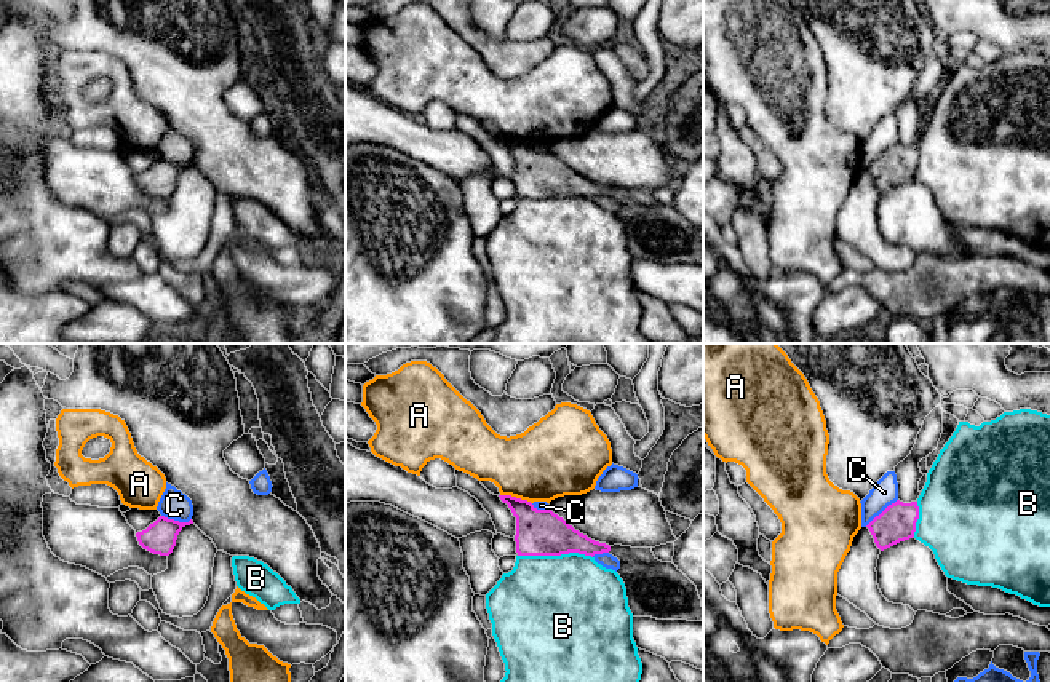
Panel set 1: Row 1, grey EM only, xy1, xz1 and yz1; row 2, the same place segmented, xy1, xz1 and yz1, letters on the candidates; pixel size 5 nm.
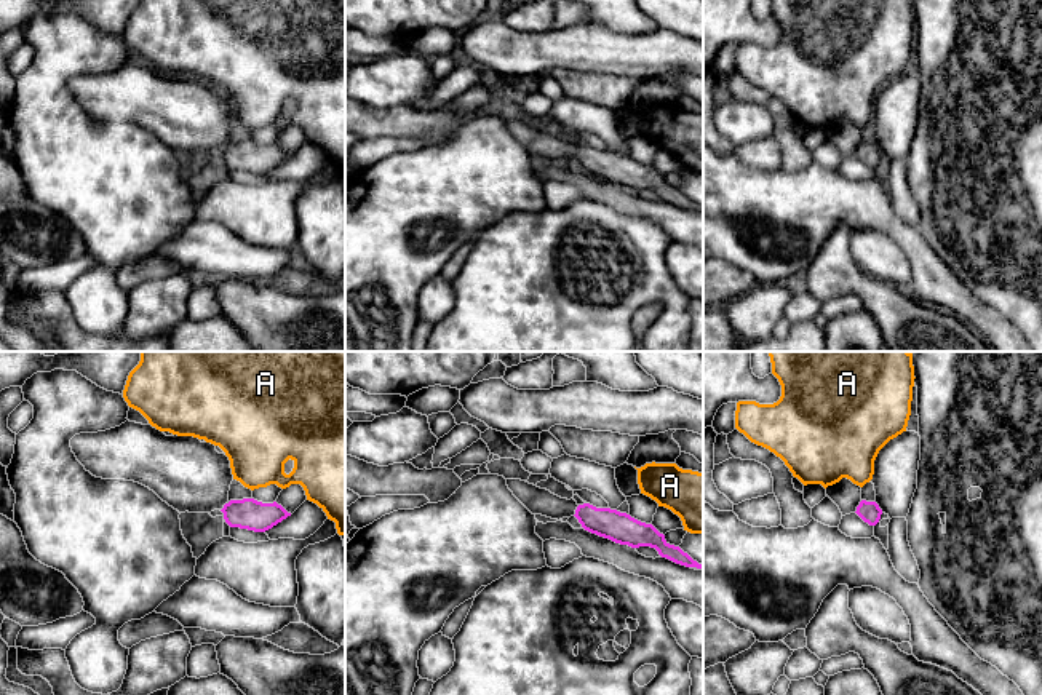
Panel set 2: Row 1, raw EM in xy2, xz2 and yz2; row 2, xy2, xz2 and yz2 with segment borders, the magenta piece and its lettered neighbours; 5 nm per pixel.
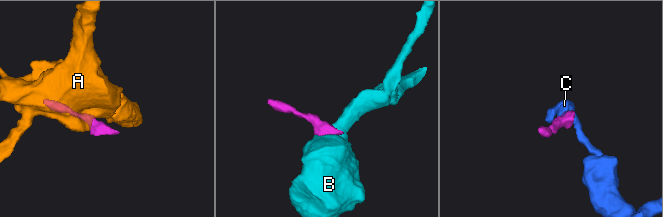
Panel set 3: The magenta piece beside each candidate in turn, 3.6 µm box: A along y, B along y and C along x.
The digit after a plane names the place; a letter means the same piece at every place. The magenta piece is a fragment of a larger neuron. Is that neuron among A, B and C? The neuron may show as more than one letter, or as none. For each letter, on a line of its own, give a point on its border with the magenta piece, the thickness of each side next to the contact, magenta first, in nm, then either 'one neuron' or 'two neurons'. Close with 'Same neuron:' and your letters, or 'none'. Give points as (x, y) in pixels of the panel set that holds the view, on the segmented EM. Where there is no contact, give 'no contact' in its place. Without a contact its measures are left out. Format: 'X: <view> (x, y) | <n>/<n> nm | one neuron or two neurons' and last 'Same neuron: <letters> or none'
A: xz1 (515, 497) | 240/380 nm | two neurons
B: xz1 (555, 555) | 240/500 nm | two neurons
C: yz1 (882, 511) | 190/140 nm | two neurons
Same neuron: none

